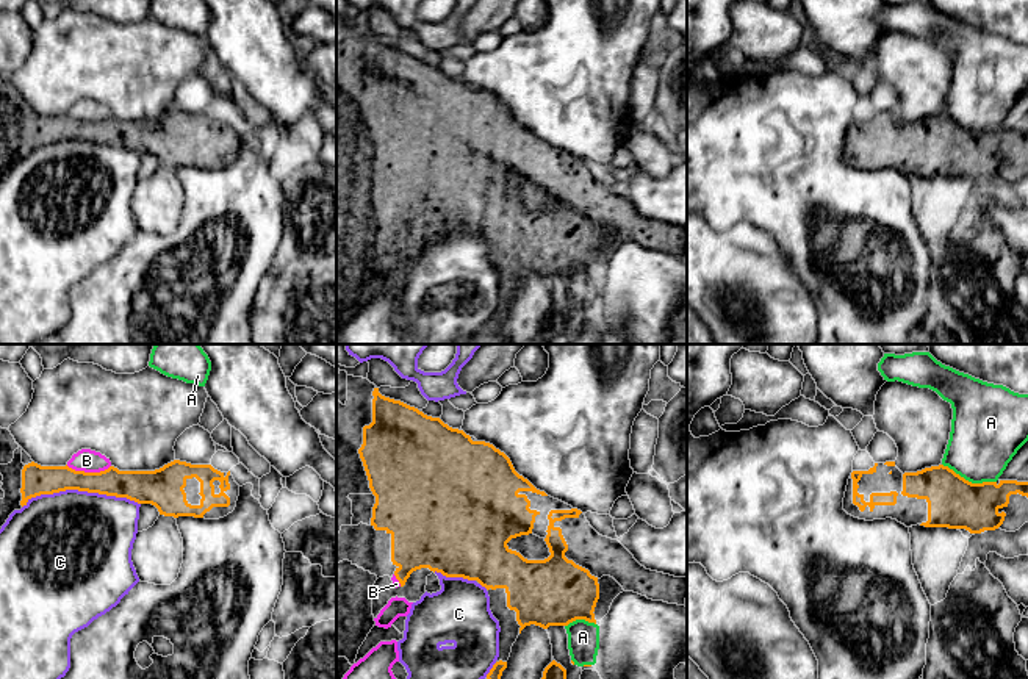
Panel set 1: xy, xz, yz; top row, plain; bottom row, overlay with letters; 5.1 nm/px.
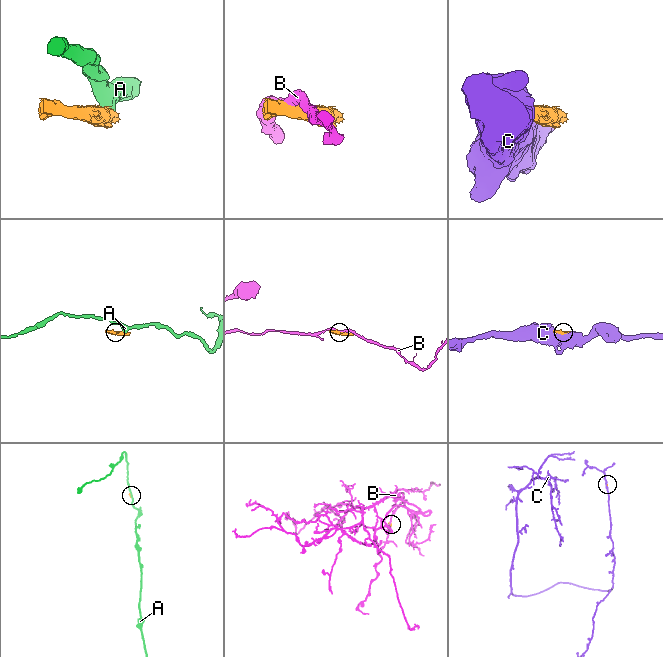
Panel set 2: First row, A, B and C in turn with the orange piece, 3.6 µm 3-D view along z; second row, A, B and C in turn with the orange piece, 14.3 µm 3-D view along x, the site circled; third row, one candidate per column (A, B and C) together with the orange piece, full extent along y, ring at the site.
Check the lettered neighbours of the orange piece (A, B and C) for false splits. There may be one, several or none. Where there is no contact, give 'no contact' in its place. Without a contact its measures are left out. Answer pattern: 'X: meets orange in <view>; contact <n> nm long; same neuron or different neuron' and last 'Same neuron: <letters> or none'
A: meets orange in yz; contact 300 nm long; different neuron
B: meets orange in xy; contact 240 nm long; different neuron
C: meets orange in xy; contact 600 nm long; different neuron
Same neuron: none

